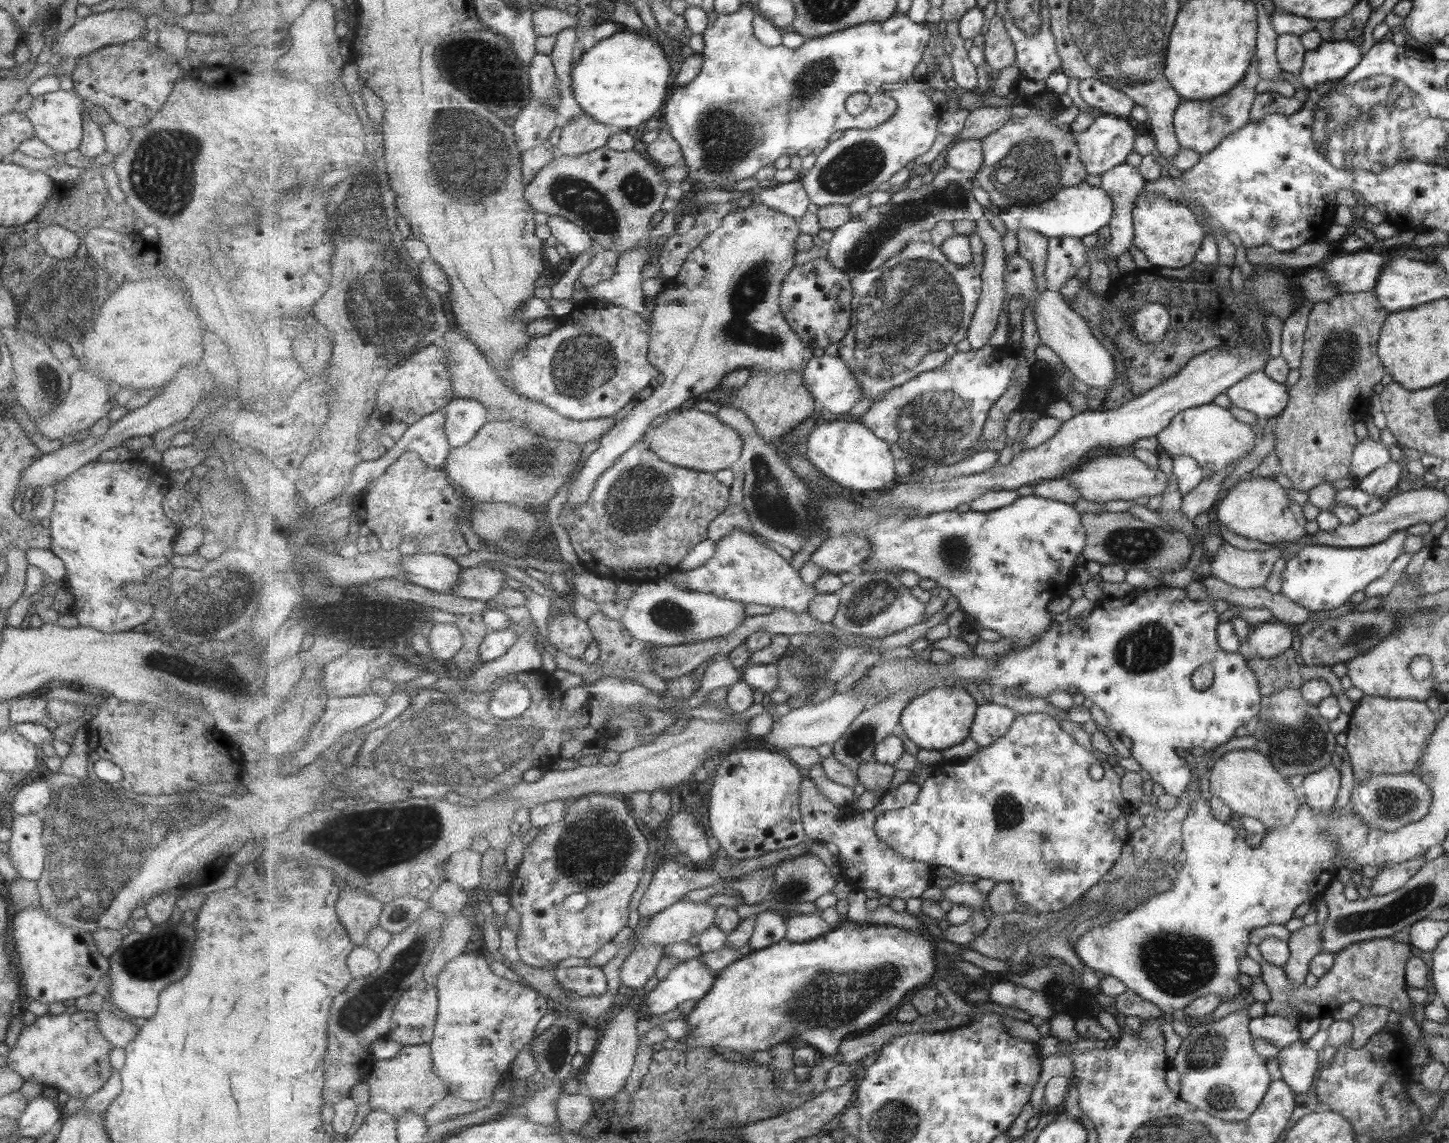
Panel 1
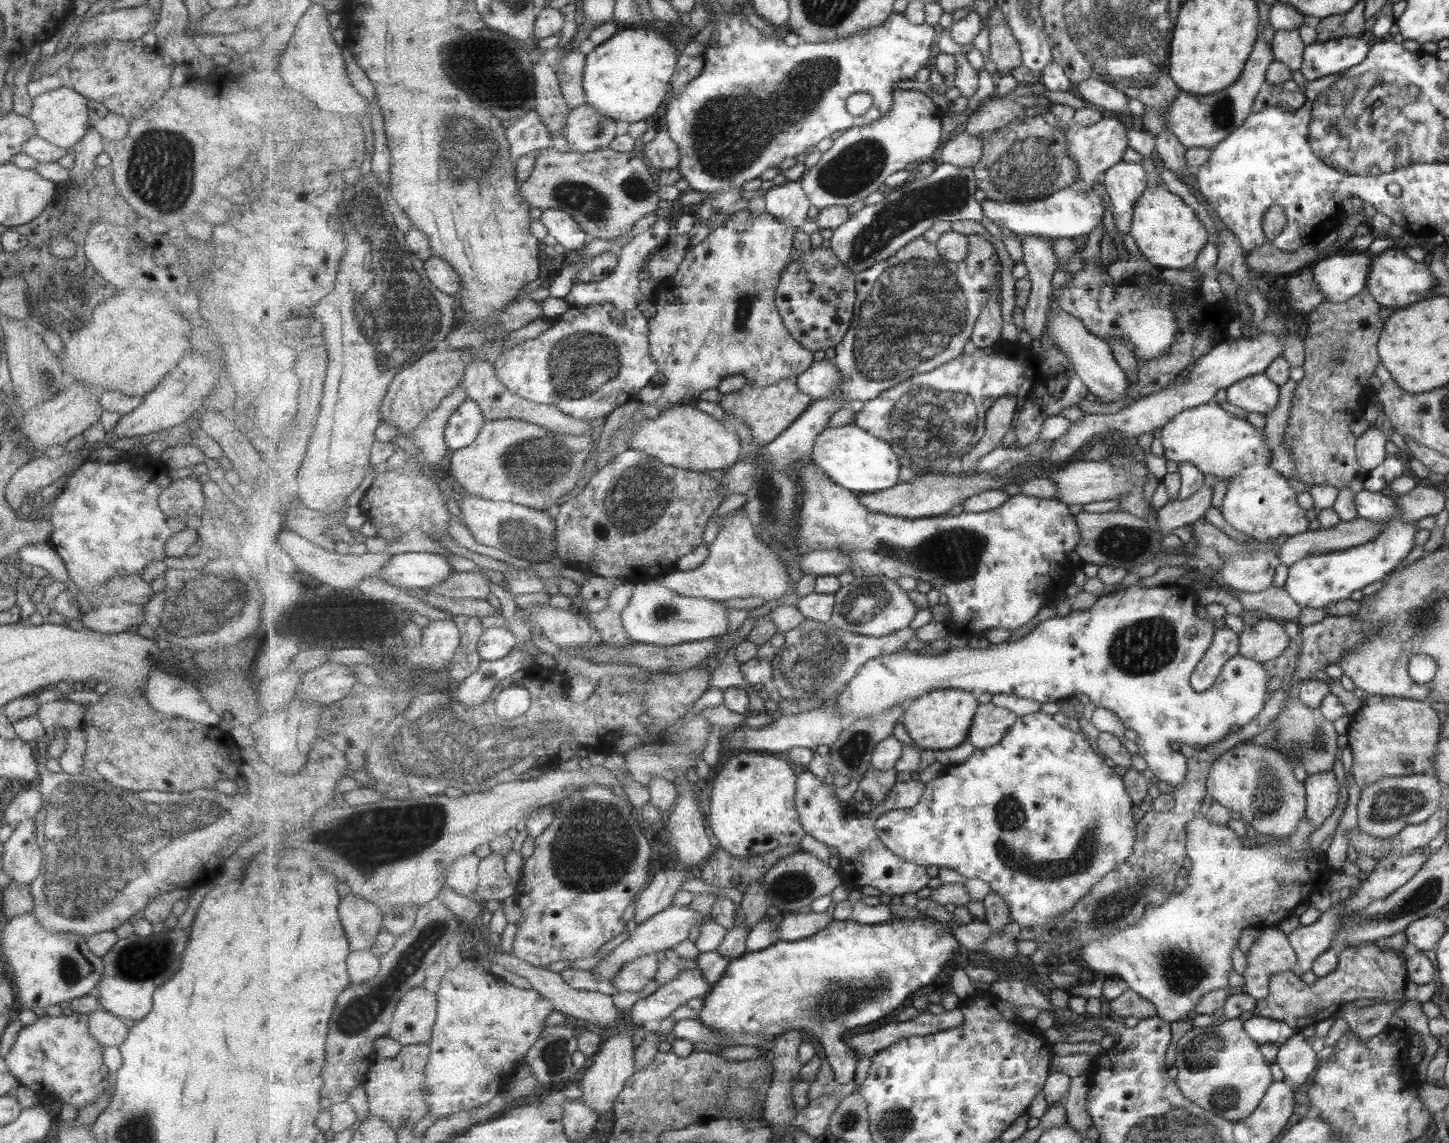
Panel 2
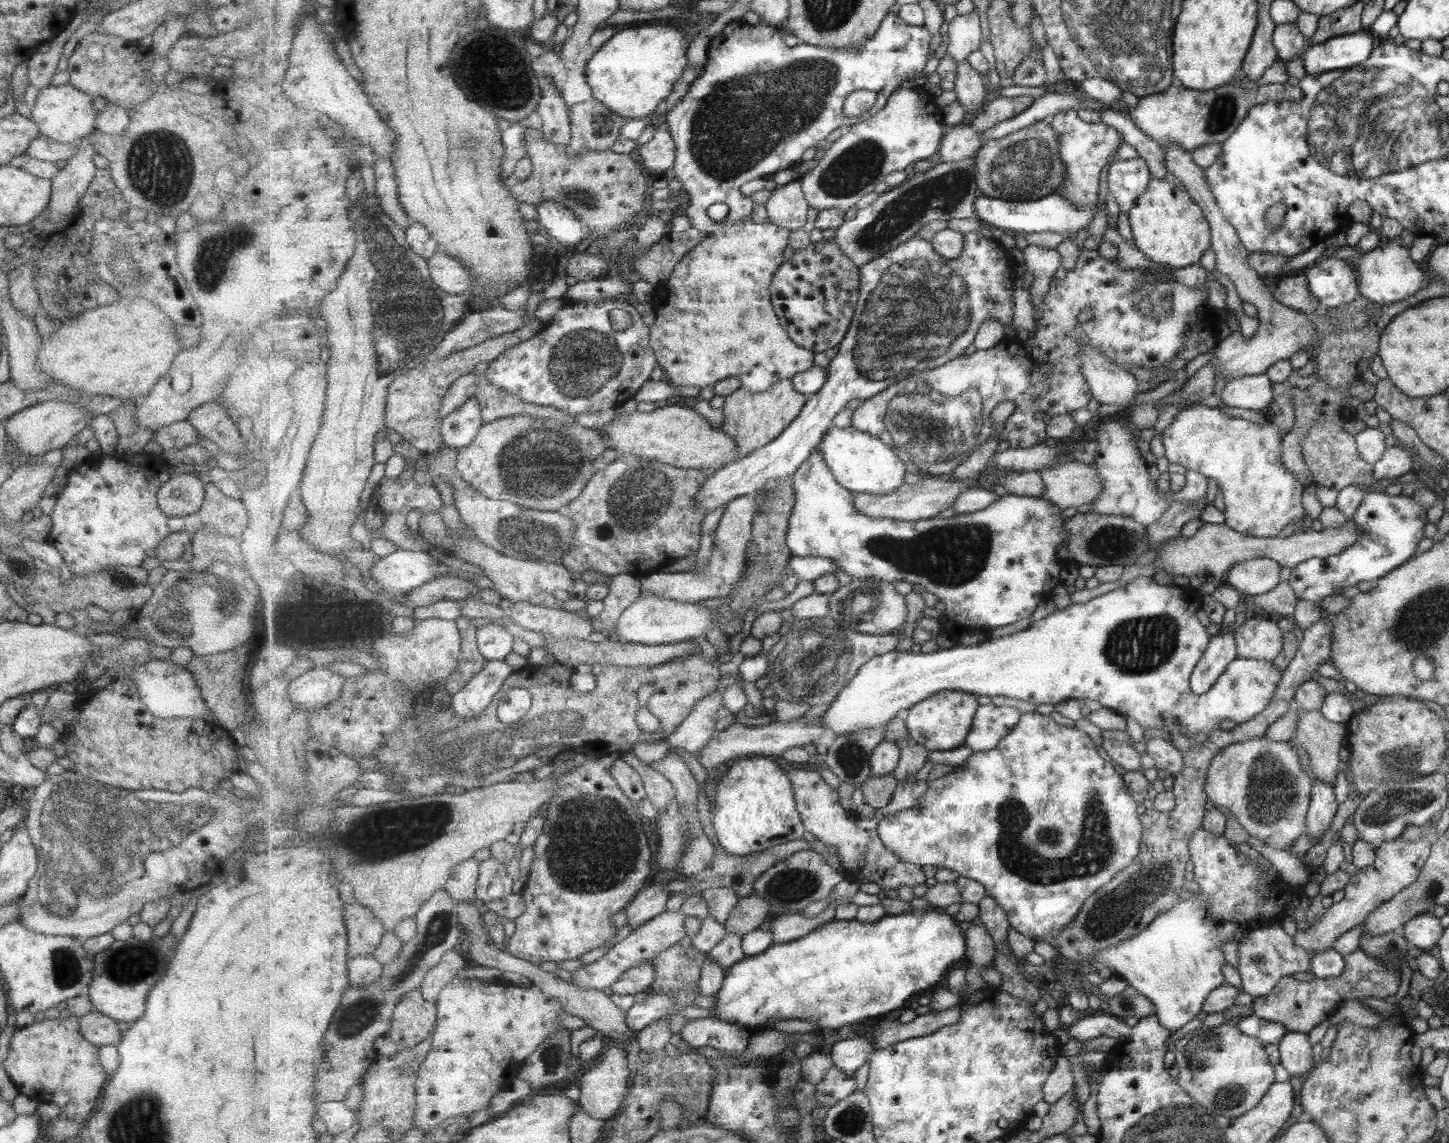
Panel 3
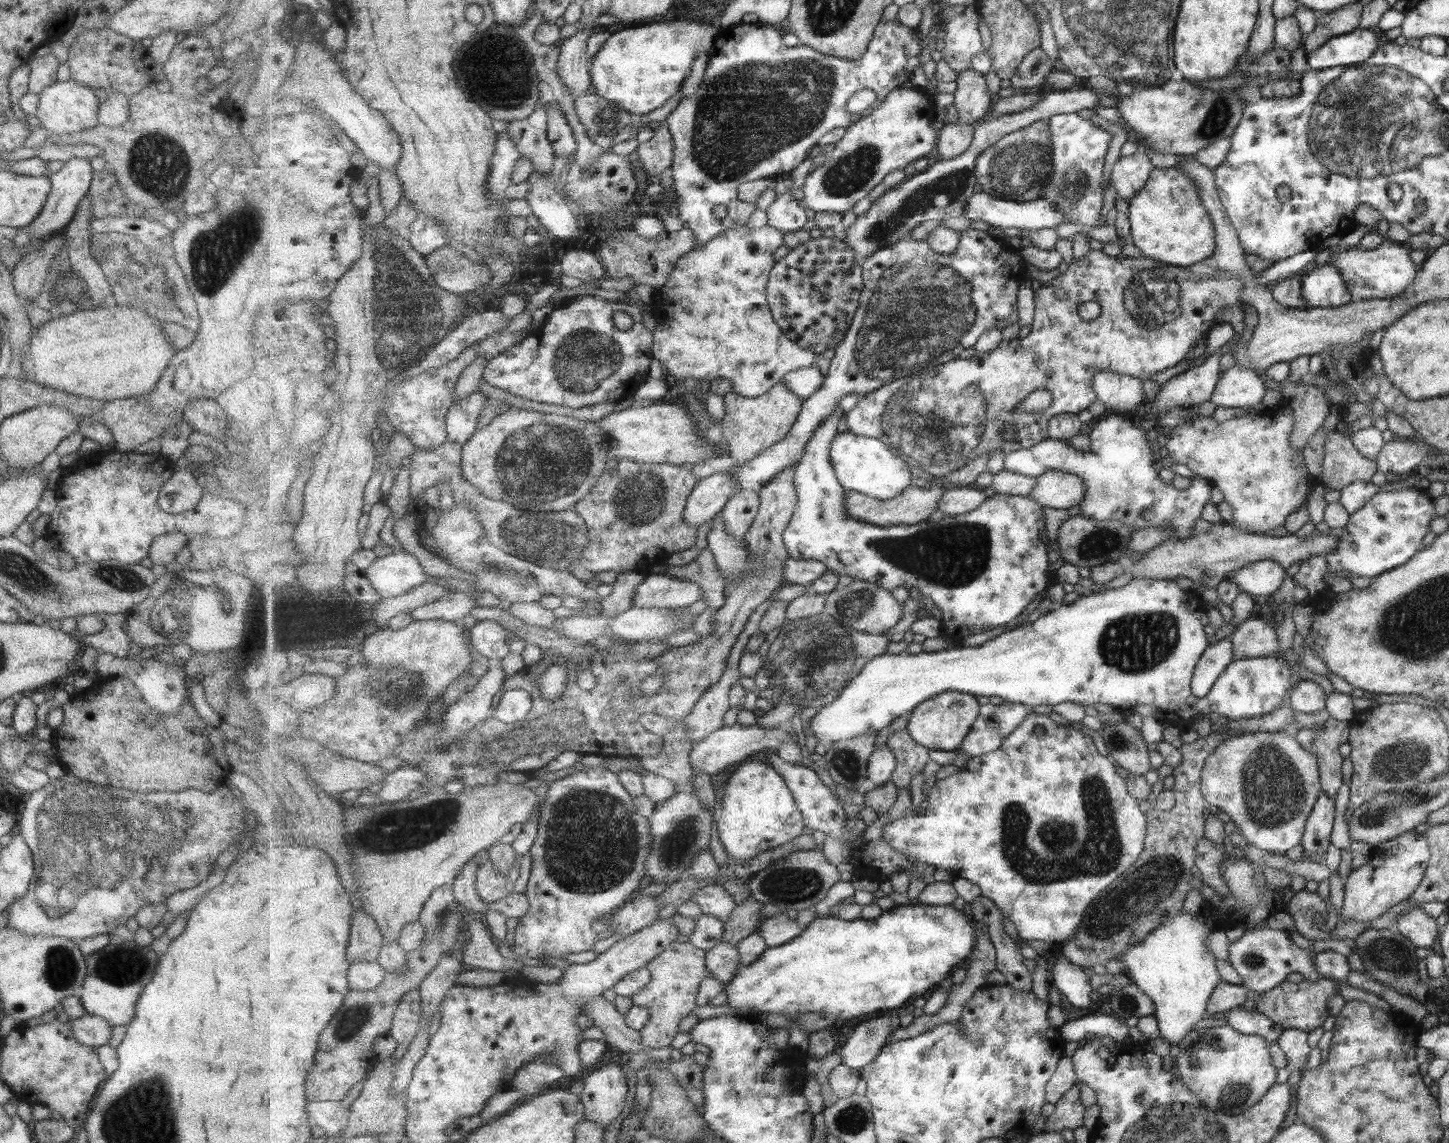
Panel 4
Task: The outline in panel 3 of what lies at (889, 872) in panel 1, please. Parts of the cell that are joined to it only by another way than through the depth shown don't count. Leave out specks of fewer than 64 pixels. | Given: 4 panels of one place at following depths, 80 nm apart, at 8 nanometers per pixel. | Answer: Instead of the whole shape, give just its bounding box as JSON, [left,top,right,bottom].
[787,769,929,890]

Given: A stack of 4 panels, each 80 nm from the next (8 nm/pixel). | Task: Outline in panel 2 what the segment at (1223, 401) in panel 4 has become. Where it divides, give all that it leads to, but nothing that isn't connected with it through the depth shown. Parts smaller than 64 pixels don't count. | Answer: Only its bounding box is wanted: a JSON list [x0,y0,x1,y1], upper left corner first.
[1225,374,1278,415]

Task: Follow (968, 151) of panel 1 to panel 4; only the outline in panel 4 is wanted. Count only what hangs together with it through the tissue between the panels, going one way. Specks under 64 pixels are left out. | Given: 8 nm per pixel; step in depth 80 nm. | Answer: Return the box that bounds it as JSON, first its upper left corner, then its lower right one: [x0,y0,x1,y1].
[938,122,976,159]

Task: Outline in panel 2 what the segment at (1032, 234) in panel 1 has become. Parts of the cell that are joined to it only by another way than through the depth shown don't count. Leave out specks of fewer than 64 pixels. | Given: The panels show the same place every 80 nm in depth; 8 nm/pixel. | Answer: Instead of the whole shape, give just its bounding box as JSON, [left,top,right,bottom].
[960,236,1058,474]

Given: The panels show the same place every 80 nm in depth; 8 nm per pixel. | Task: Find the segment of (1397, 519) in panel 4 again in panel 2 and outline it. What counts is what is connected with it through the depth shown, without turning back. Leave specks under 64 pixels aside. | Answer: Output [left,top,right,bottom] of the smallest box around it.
[1283,489,1415,609]

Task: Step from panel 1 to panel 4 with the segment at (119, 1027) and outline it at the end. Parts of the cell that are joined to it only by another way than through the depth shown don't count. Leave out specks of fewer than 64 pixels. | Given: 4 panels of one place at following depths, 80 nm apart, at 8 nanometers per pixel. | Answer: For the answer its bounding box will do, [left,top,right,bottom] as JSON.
[69,1013,111,1047]

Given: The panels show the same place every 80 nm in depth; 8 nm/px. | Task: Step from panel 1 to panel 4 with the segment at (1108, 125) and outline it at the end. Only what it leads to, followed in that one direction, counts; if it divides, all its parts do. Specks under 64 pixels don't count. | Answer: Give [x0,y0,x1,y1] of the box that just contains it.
[1042,113,1109,227]

